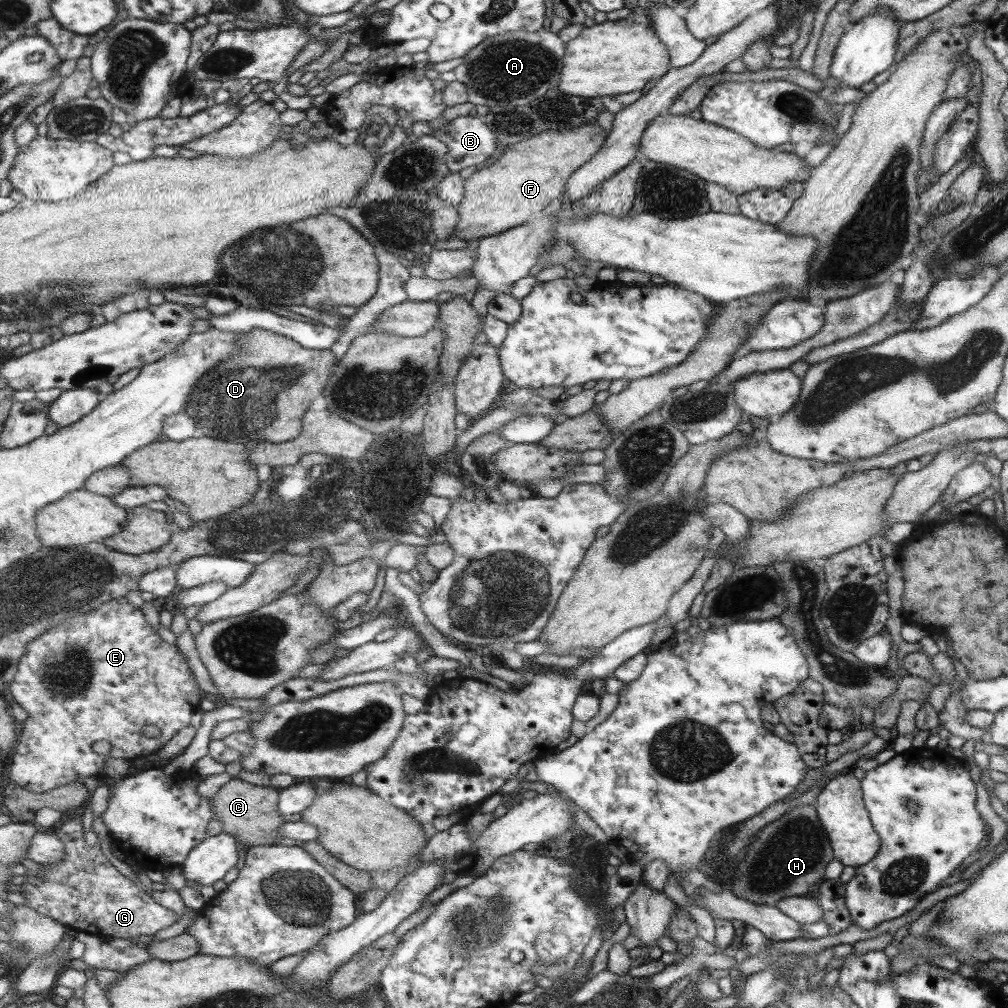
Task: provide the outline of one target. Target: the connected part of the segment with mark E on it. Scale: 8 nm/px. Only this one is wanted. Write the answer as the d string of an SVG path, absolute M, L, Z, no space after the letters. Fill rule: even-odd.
M116 598L115 600L106 601L103 606L100 606L97 610L93 610L89 614L83 616L76 616L72 620L66 620L61 626L50 628L45 634L42 634L39 638L36 638L28 646L28 653L21 659L19 665L19 673L15 676L15 681L8 686L7 696L18 703L28 714L28 719L21 724L23 726L23 736L16 746L16 752L12 759L12 766L10 767L10 781L13 781L19 786L26 788L27 790L43 793L55 790L60 786L65 786L73 782L81 780L81 778L87 776L96 776L101 773L105 768L105 762L107 758L122 758L131 762L133 759L140 759L149 756L150 754L157 754L160 752L179 730L183 730L190 726L191 716L200 709L201 704L201 688L195 680L195 676L187 659L183 657L179 649L175 645L168 644L159 636L155 628L149 625L149 622L145 620L145 614L141 609L136 608L133 604L129 603L125 598ZM145 726L155 726L159 728L161 734L157 737L149 738L145 736ZM105 740L111 745L111 750L108 756L99 756L93 746L95 742Z

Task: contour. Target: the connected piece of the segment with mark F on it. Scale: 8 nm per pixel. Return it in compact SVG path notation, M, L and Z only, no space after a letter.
M585 121L567 132L541 132L523 142L508 145L497 161L484 166L466 179L465 199L457 207L459 225L453 236L465 242L471 239L480 240L520 226L529 218L544 212L560 199L568 178L601 148L606 135L606 129Z

